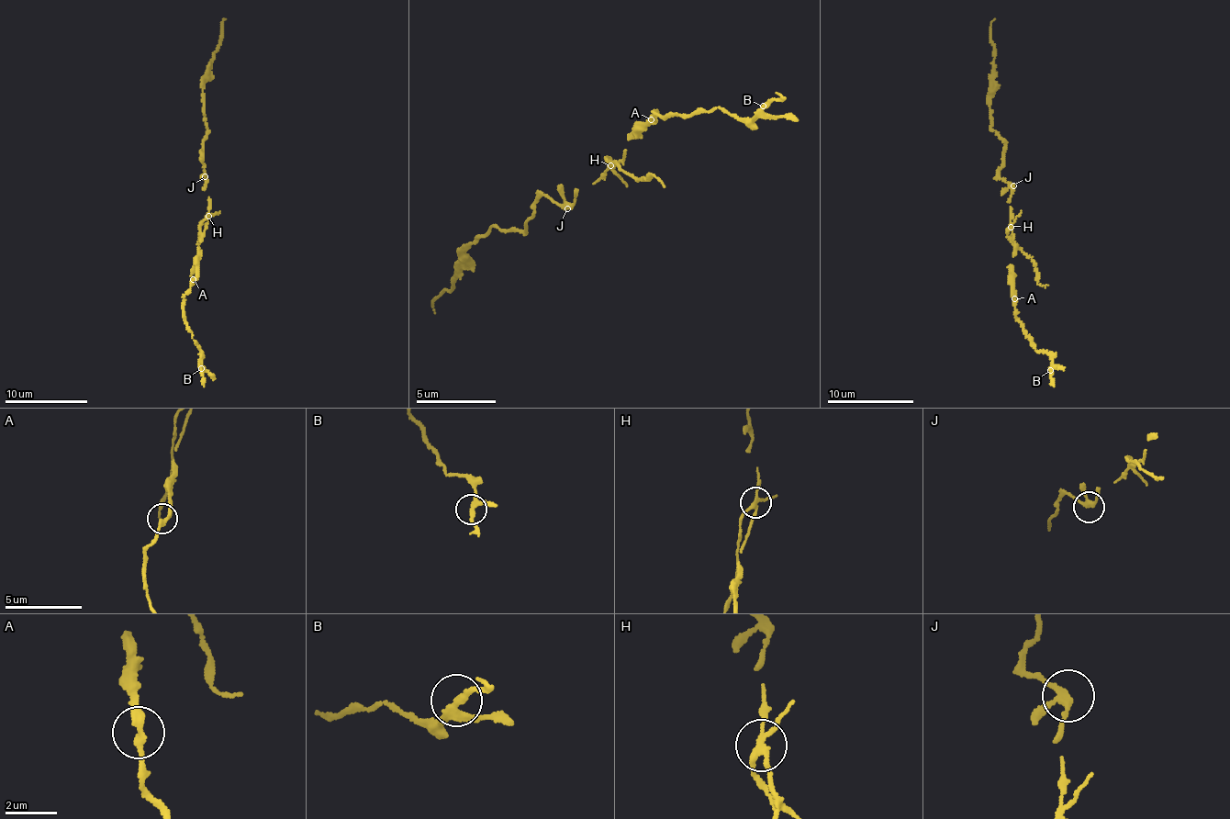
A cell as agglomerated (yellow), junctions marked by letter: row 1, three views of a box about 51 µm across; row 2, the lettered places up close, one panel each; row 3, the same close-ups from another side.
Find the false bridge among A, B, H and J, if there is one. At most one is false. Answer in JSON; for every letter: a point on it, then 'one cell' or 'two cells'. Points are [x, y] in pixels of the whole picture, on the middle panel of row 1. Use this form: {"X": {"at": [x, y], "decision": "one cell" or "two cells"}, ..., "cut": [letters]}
{"A": {"at": [651, 119], "decision": "one cell"}, "B": {"at": [763, 106], "decision": "one cell"}, "H": {"at": [610, 165], "decision": "two cells"}, "J": {"at": [567, 208], "decision": "one cell"}, "cut": ["H"]}

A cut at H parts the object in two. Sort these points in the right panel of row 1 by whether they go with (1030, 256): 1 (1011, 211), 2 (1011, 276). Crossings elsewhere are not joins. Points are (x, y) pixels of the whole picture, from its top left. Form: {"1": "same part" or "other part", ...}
{"1": "other part", "2": "other part"}

